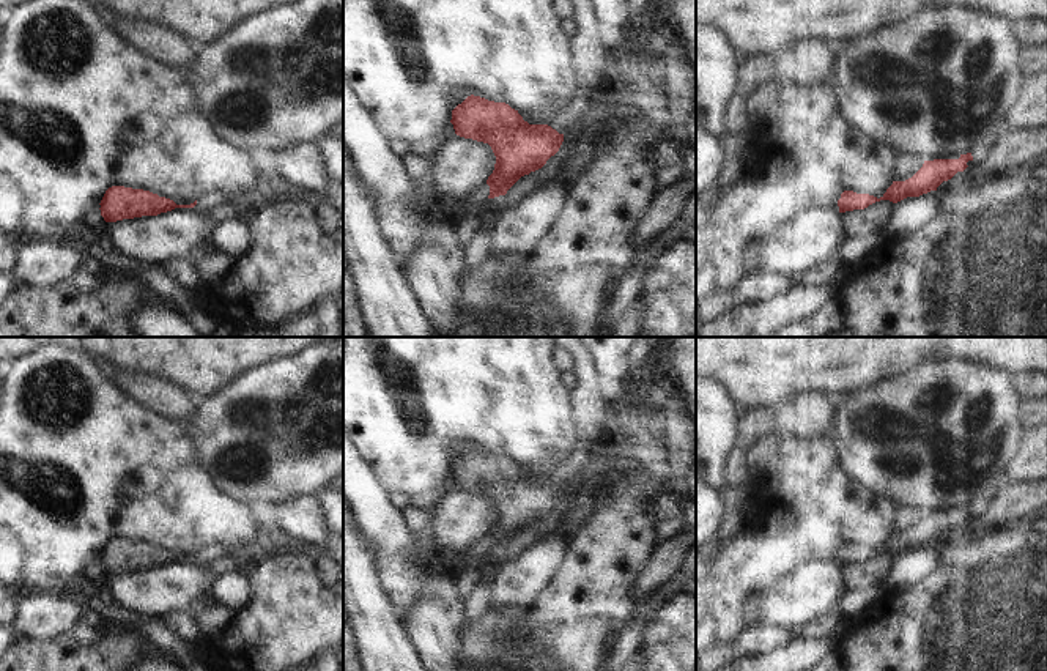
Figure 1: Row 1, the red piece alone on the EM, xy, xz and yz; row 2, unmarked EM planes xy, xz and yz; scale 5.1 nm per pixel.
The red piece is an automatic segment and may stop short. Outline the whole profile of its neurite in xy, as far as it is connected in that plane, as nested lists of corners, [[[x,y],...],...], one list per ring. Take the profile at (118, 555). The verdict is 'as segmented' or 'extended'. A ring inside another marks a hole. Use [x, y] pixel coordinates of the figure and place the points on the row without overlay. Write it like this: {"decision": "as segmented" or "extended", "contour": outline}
{"decision": "extended", "contour": [[[112,539],[101,553],[101,569],[105,575],[134,572],[142,569],[157,569],[175,561],[194,561],[203,567],[230,553],[219,543],[200,547],[191,558],[176,558],[173,553],[159,550],[150,543],[132,542],[124,539]]]}

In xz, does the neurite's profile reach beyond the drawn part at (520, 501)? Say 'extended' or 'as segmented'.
extended

